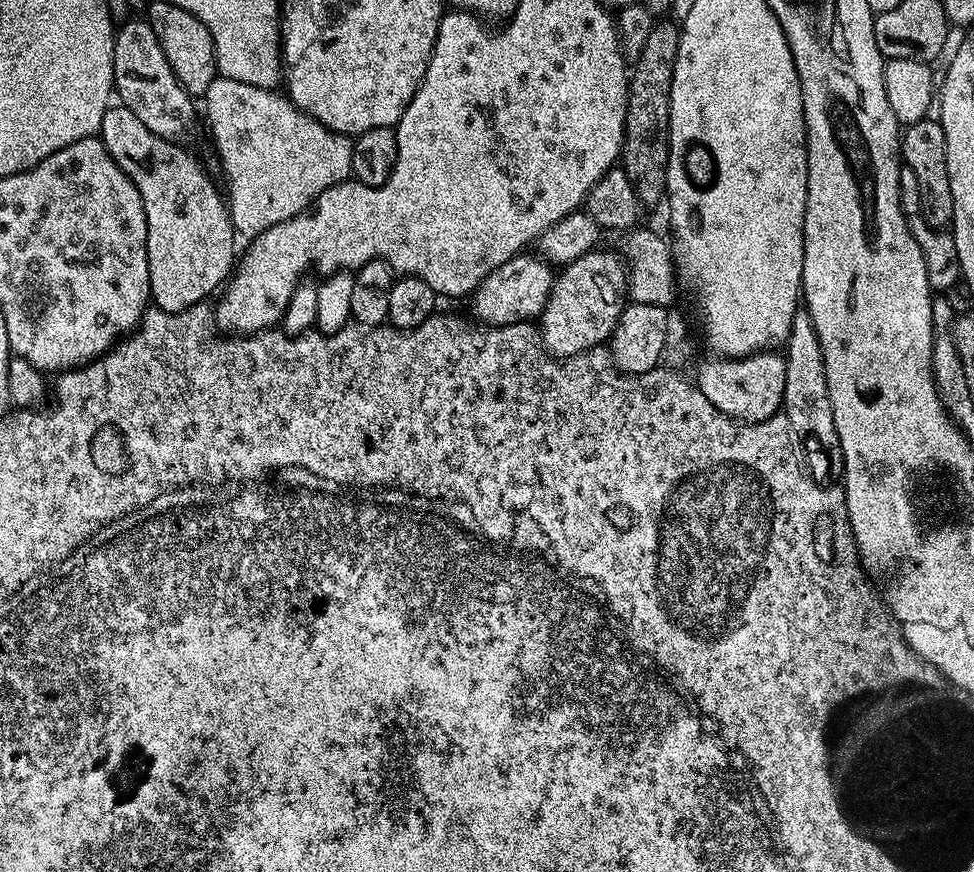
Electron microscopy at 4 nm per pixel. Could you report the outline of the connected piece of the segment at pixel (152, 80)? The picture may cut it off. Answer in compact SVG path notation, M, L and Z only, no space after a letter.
M129 18L116 28L114 42L114 92L119 103L129 108L158 138L166 138L177 142L183 141L184 135L192 128L198 116L198 108L193 97L180 85L174 70L170 70L170 62L166 62L166 54L162 54L162 45L158 37L148 25L147 19Z

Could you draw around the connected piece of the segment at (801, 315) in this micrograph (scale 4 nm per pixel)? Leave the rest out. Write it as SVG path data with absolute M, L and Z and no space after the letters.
M798 310L792 319L790 335L782 355L786 362L786 390L784 391L783 415L787 416L792 425L793 433L809 432L814 443L820 447L822 455L828 459L828 468L836 475L843 477L844 459L842 446L838 438L838 430L834 426L834 410L830 406L830 394L826 386L824 363L820 343L816 337L814 326L810 322L807 312Z

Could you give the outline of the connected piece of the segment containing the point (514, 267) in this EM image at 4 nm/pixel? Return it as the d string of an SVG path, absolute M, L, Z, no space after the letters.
M521 254L510 258L510 262L502 262L498 270L491 272L475 292L471 293L472 312L479 323L484 326L506 326L522 324L539 317L546 302L550 298L550 290L554 279L553 265L545 262L539 255Z

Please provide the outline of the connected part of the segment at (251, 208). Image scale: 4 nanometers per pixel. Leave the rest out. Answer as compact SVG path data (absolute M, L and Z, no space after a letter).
M217 75L202 97L202 112L208 115L208 128L228 179L226 203L232 226L244 238L262 234L264 228L309 208L330 186L352 176L353 137L330 130L280 94Z

